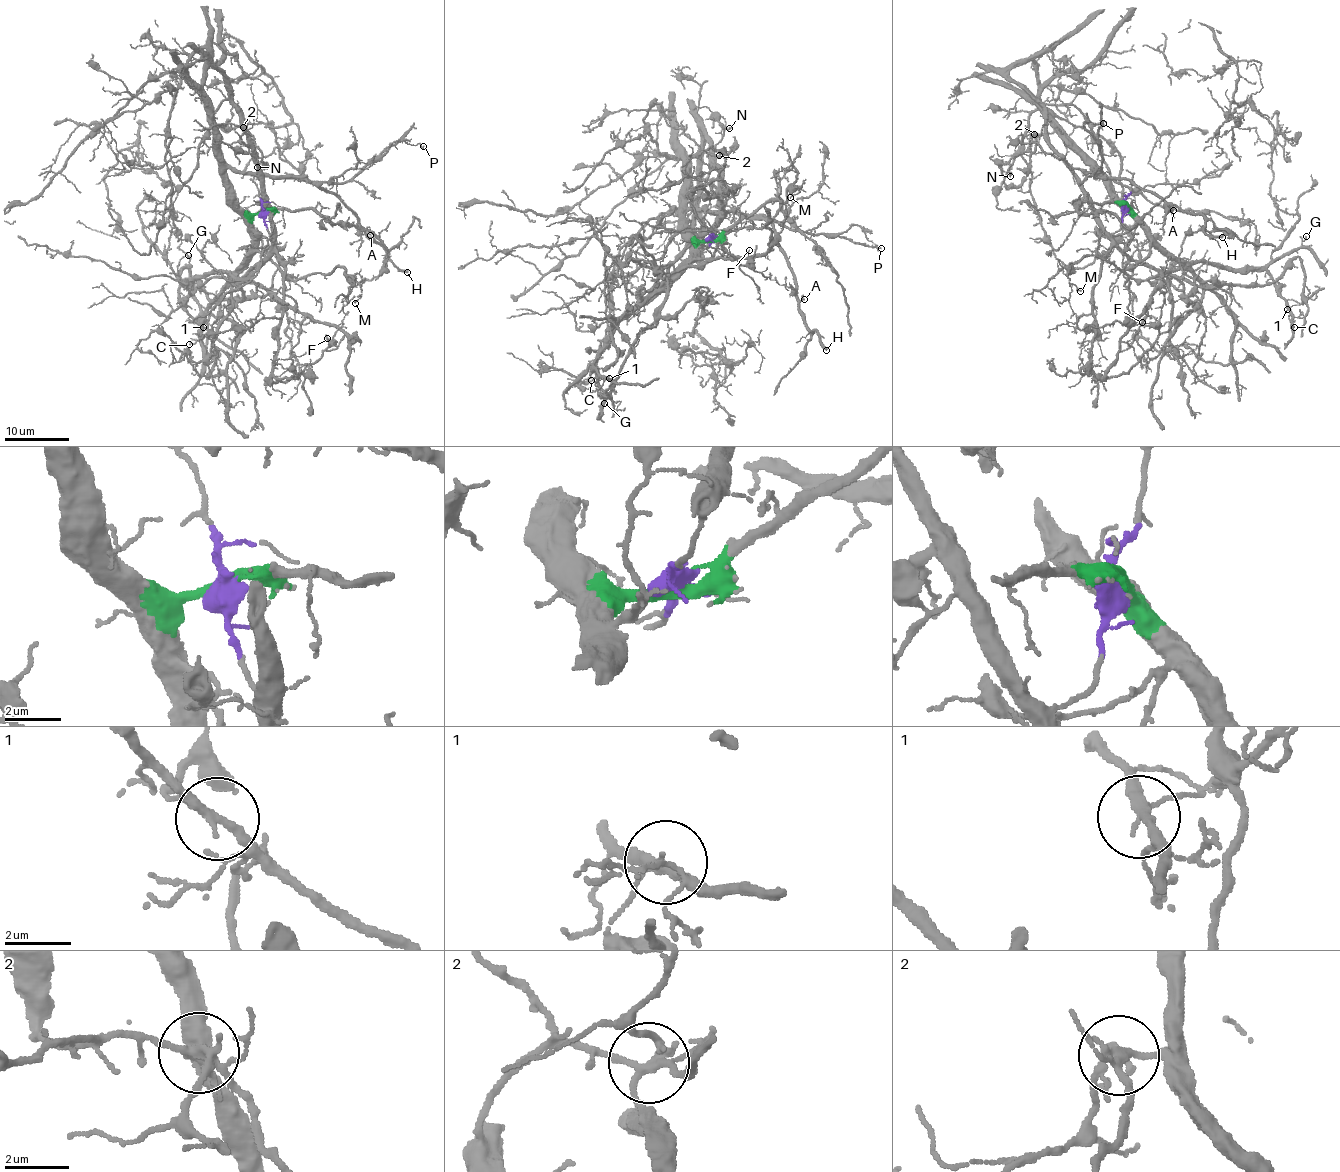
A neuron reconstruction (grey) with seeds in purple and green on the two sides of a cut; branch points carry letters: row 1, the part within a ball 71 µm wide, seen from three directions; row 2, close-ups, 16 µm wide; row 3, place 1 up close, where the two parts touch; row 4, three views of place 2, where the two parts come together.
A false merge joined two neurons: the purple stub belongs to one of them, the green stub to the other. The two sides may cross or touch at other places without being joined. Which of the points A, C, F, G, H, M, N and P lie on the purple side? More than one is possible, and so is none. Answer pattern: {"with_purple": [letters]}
{"with_purple": ["F", "N"]}

